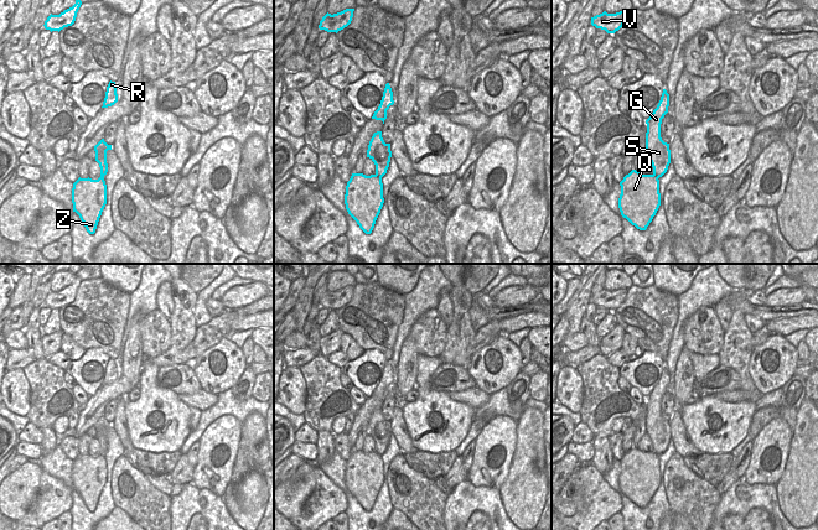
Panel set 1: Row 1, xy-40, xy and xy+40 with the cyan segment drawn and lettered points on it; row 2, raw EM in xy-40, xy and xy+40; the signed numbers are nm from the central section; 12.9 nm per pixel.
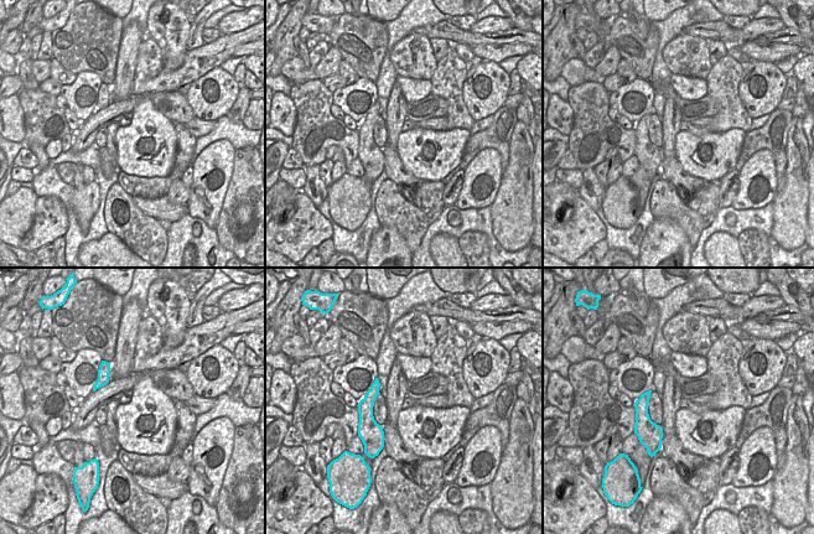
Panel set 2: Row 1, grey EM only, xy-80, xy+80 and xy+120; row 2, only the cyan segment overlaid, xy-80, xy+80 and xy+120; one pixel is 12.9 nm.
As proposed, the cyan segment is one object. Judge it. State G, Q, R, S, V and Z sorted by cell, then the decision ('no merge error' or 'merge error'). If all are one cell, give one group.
G Q R S V Z; no merge error

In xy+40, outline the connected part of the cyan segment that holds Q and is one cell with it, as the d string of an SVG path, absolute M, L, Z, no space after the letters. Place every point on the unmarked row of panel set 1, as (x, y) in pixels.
M663 367L661 378L646 398L646 433L649 436L653 451L642 452L632 447L620 459L621 472L618 485L621 493L640 508L646 508L661 483L659 454L671 441L669 421L661 415L661 401L668 390L669 371Z

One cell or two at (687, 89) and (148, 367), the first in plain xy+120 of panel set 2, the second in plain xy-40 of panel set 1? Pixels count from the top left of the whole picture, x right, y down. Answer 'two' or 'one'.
one

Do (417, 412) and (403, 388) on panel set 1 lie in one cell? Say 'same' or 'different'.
different

